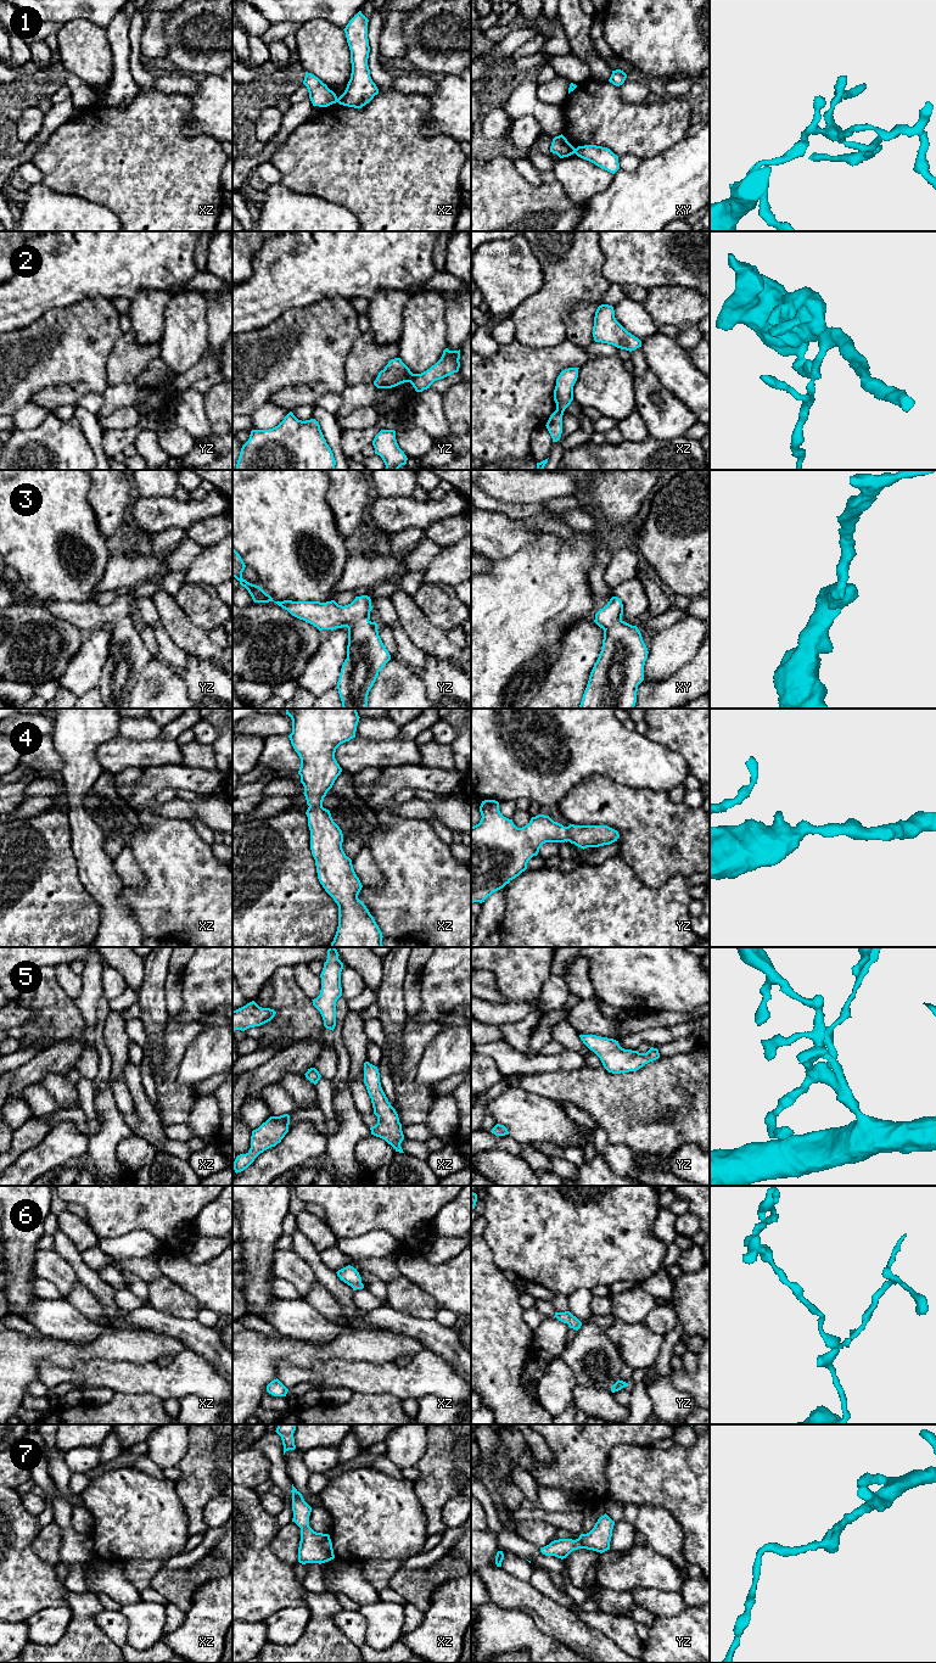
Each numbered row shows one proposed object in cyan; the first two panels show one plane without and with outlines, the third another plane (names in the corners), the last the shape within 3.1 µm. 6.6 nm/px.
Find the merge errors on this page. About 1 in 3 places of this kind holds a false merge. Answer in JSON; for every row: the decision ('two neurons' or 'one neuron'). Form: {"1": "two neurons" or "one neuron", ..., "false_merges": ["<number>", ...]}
{"1": "two neurons", "2": "two neurons", "3": "one neuron", "4": "one neuron", "5": "one neuron", "6": "one neuron", "7": "one neuron", "false_merges": ["1", "2"]}

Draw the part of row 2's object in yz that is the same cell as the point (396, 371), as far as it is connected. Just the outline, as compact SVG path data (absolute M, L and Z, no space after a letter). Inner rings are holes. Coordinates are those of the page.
M394 358L388 362L374 381L377 388L392 388L404 382L410 382L414 374L402 362L400 358Z

